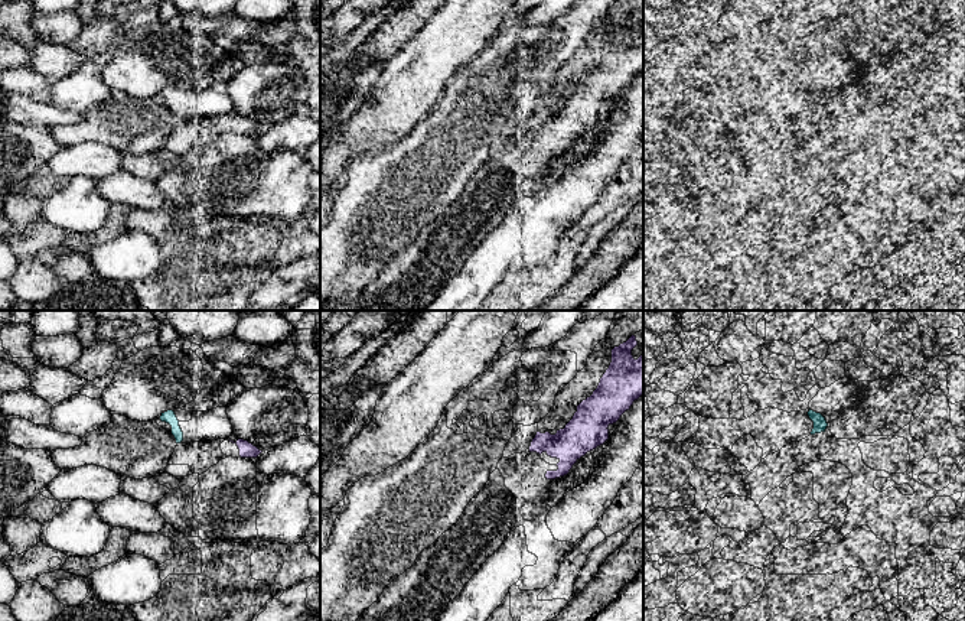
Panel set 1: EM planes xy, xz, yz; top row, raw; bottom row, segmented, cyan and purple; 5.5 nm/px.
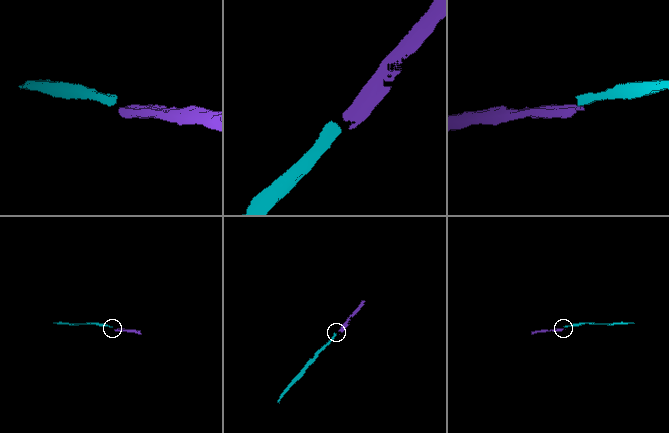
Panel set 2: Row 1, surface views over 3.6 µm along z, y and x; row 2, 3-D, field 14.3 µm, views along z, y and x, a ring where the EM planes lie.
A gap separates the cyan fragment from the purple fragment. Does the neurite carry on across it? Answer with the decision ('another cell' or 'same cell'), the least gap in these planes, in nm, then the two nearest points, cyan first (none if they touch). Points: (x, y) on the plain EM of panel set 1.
another cell; 260 nm apart; from cyan across xy (182, 116), (230, 116)

